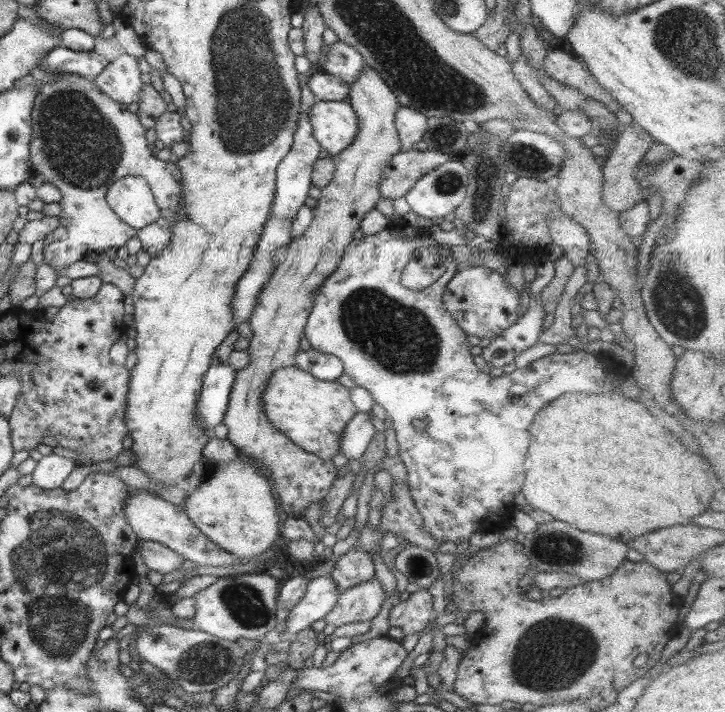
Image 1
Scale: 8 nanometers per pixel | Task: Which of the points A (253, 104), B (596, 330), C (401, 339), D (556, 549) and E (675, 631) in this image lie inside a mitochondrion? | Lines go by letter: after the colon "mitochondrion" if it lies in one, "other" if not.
A: mitochondrion
B: other
C: mitochondrion
D: mitochondrion
E: other

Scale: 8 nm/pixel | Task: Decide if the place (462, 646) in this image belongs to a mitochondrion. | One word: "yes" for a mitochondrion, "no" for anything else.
no

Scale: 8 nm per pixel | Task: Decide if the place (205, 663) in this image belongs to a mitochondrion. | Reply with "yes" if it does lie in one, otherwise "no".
yes

